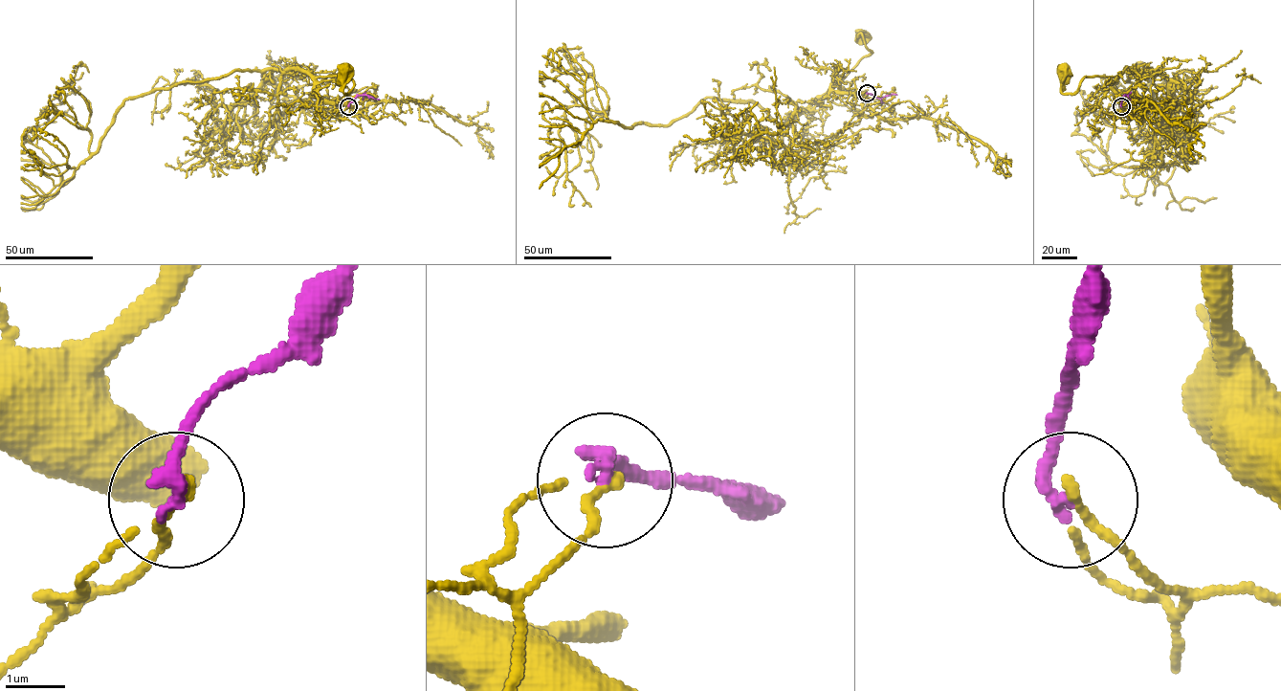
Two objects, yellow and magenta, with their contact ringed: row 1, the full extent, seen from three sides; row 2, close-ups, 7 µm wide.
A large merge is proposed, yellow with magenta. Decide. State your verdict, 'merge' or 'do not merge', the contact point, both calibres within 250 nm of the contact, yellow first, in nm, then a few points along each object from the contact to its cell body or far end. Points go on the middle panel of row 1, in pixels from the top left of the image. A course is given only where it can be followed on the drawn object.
do not merge; place (867, 93); calibres 180 and 280 nm; course yellow (867, 93), (864, 100), (835, 91), (832, 86), (872, 52), (862, 34); course magenta (867, 93), (879, 98), (896, 95)

